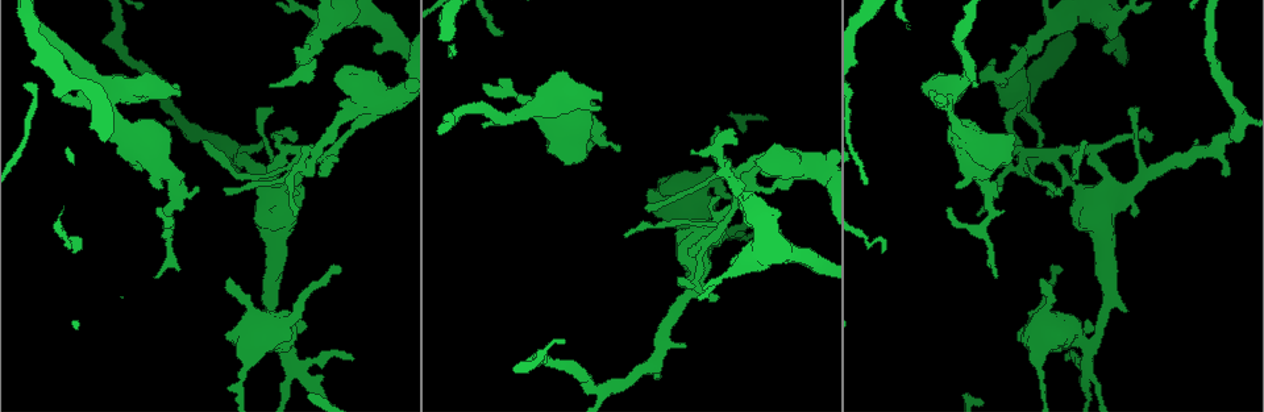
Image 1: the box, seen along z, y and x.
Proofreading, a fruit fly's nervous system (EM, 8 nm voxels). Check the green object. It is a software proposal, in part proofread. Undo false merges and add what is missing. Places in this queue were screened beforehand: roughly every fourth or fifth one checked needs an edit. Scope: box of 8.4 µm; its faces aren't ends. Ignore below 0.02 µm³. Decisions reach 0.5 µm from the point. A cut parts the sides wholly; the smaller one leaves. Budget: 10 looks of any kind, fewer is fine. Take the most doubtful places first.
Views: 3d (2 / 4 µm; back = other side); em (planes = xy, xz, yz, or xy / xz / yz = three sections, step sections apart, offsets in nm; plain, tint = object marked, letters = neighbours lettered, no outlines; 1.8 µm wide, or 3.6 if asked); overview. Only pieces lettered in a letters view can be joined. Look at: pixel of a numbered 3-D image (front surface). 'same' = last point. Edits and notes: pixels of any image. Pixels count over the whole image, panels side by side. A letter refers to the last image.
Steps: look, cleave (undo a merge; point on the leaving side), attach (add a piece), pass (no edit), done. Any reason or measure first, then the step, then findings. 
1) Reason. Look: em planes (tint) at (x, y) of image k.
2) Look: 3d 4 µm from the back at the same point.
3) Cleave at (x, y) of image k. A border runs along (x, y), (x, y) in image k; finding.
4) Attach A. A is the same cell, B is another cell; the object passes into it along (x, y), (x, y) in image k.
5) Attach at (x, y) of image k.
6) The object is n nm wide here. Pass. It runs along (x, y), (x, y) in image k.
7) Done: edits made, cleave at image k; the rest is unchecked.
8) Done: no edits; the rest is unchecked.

Abrupt turn. Look: em xy step 4 (tint) at (315, 152) of image 1.

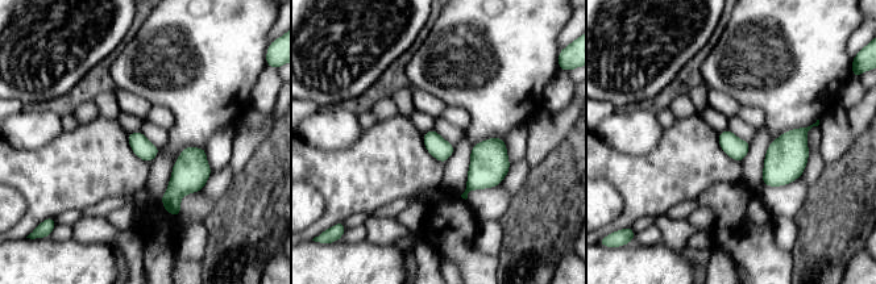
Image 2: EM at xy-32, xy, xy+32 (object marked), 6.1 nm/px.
Cut it another way. Look: em planes (letters) at the same point.

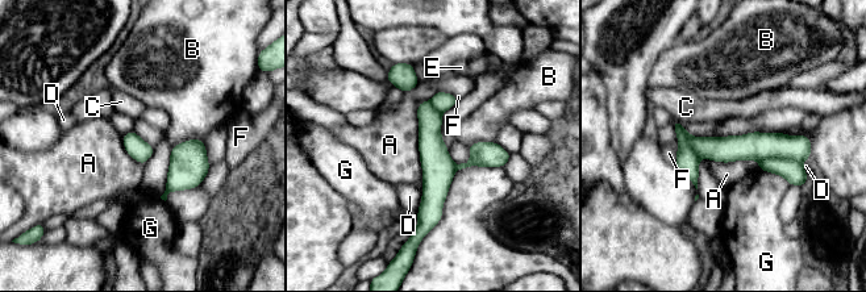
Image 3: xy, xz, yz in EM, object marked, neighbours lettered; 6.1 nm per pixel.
Cleave at (753, 146) of image 3. A, B, C, D, E, F and G are other cells; the part that leaves runs along (677, 125), (696, 147), (807, 151) in image 3; two neurons meet here.

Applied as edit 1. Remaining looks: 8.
Look: overview.

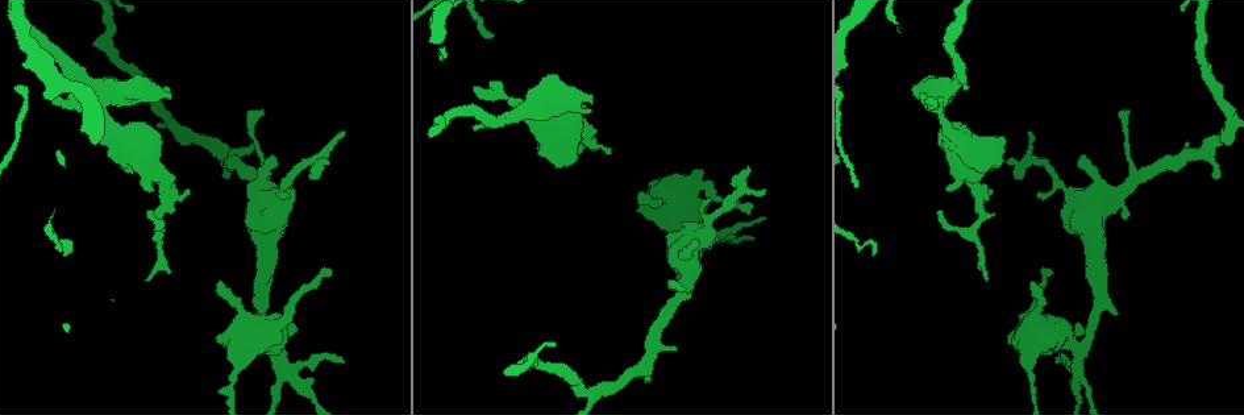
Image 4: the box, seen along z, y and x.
Look: em planes (tint) at (169, 192) of image 4.

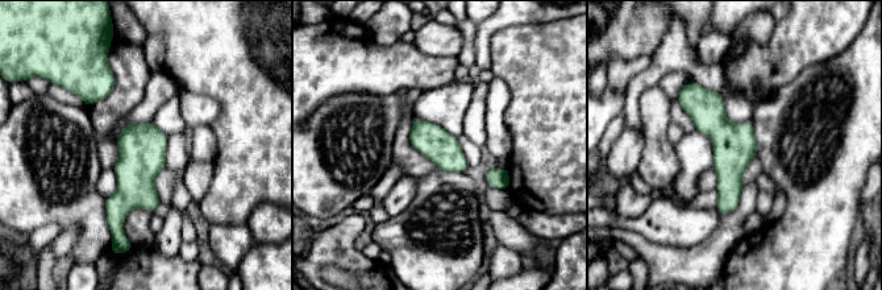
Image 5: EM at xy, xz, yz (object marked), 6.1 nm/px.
Look: em planes (letters) at the same point.

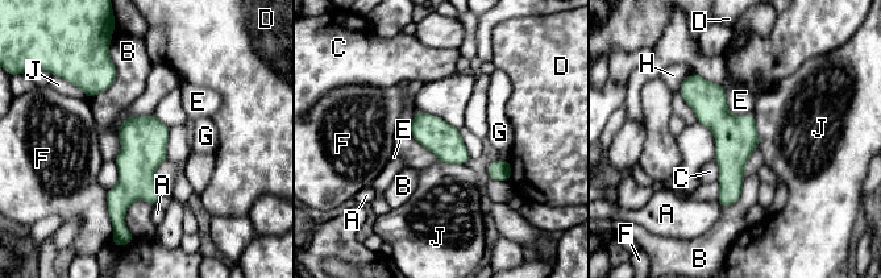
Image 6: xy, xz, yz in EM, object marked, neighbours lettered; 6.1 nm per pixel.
Pass. A, B, C, D, E, F, G, H and J are other cells; a border runs along (752, 112), (756, 120), (759, 146) in image 6; one neuron here.

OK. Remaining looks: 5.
Free end. Look: 3d 4 µm at (1186, 144) of image 4.

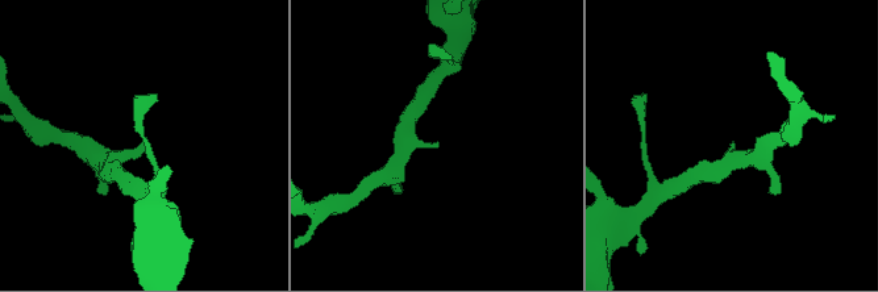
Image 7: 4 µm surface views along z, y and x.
Need the tissue. Look: em planes (plain) at (142, 145) of image 7.

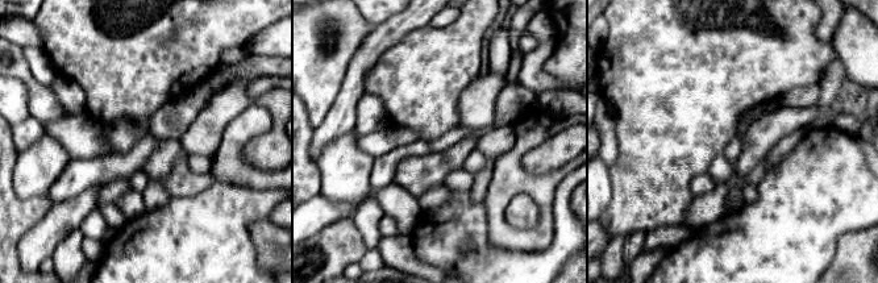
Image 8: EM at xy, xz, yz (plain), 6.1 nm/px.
See the neighbours. Look: em planes (letters) at the same point.

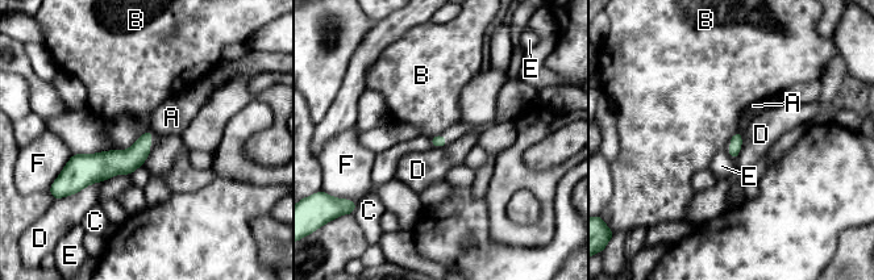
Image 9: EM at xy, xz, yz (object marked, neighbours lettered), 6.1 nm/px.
Pass. A, B, C, D, E and F are other cells; a border runs along (441, 133), (429, 138) in image 9; none of them fits.

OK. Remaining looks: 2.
Done: edits made, cleave at image 3; the rest is unchecked.

